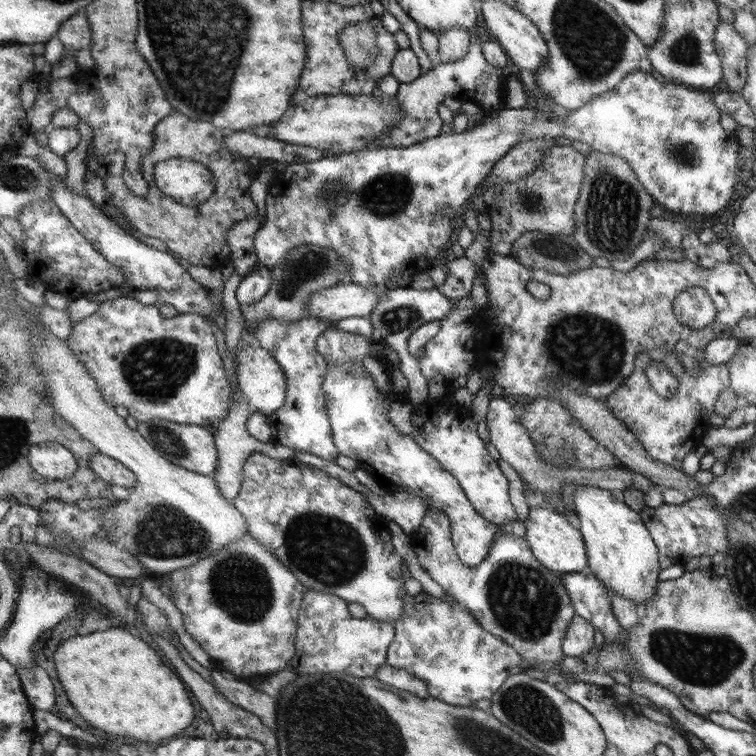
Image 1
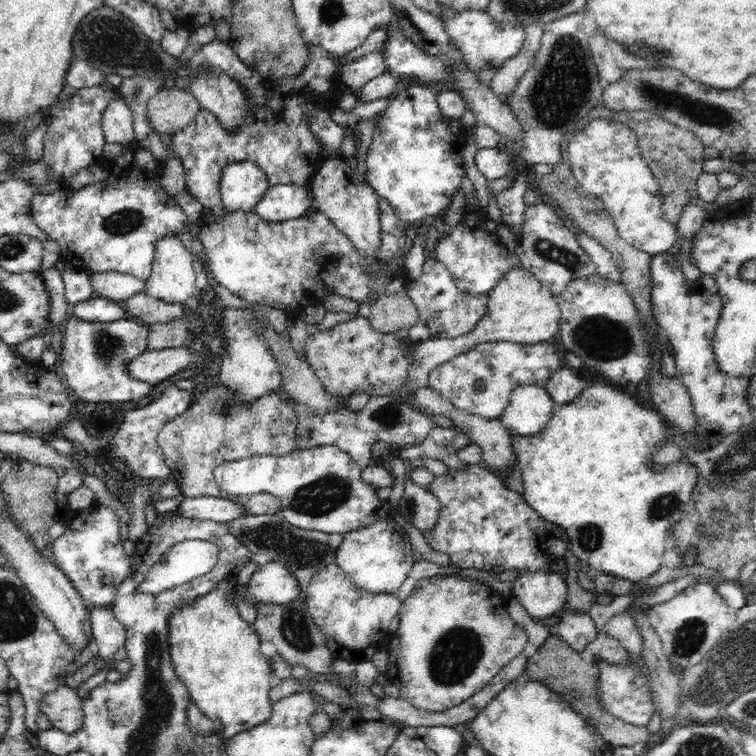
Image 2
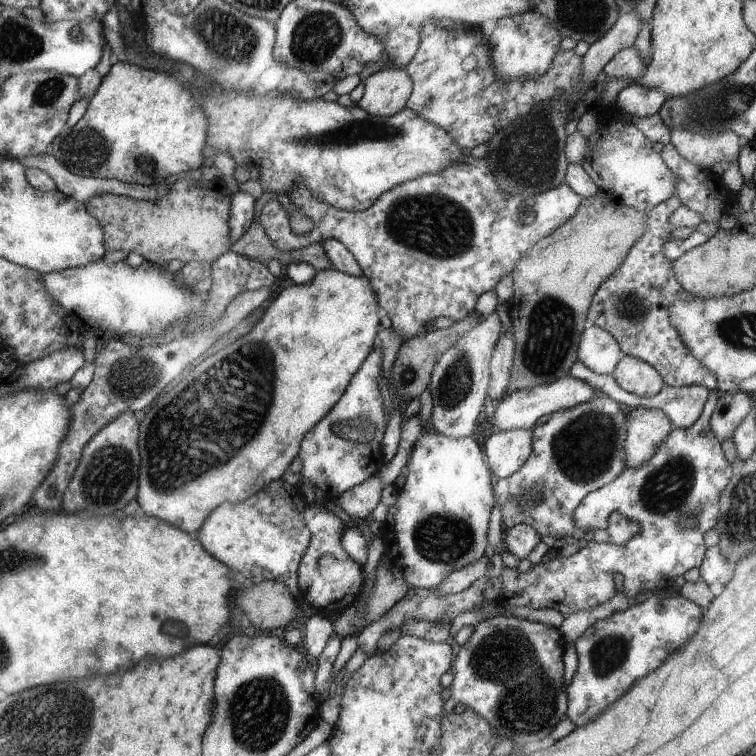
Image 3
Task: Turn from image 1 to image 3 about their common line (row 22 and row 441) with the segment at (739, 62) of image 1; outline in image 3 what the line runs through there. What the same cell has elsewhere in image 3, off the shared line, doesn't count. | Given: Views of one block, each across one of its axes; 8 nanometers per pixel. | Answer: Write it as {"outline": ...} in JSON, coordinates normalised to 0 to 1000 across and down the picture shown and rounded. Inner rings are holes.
{"outline":[[[958,520],[950,529],[950,538],[940,550],[940,566],[955,586],[968,575],[984,552],[993,544],[995,532],[985,520]]]}

